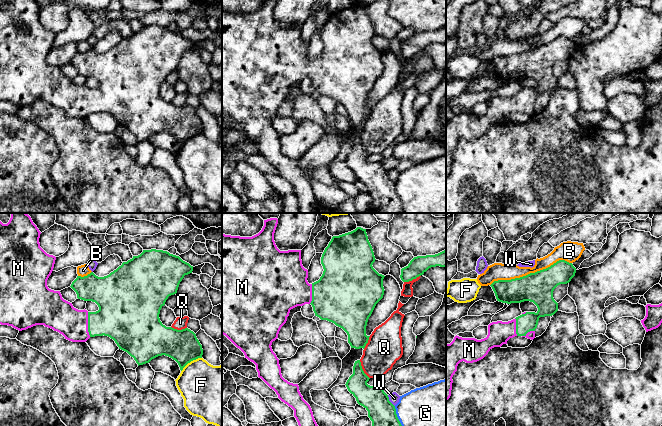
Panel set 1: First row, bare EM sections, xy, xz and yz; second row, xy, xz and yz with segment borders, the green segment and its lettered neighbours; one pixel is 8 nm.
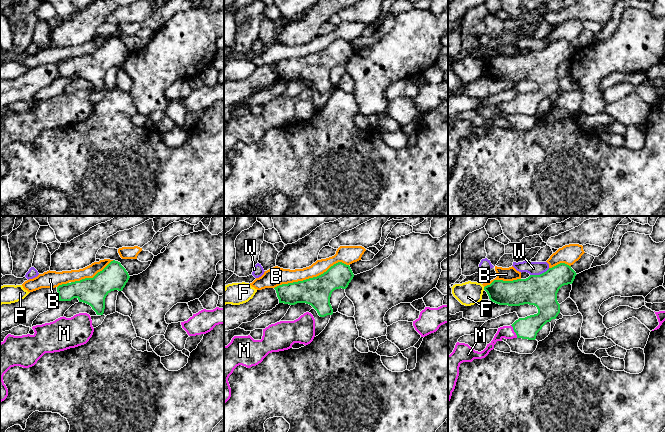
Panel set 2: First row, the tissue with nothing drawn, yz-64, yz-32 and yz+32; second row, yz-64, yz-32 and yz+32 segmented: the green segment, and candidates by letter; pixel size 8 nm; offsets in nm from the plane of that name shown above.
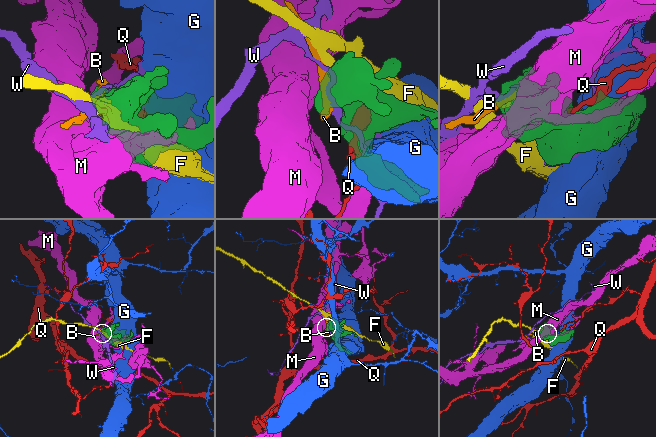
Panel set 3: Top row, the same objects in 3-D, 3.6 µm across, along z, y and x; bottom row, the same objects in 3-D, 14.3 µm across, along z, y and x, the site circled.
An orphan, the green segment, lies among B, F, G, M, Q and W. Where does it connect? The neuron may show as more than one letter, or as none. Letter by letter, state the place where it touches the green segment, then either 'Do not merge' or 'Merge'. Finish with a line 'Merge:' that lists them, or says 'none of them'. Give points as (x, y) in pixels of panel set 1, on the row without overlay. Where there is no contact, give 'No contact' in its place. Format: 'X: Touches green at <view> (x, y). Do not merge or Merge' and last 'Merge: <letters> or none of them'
B: Touches green at yz (530, 49). Do not merge
F: Touches green at xy (190, 137). Do not merge
G: Touches green at xz (399, 197). Do not merge
M: Touches green at xy (88, 100). Merge
Q: Touches green at xz (362, 145). Do not merge
W: Touches green at xz (389, 177). Do not merge
Merge: M

